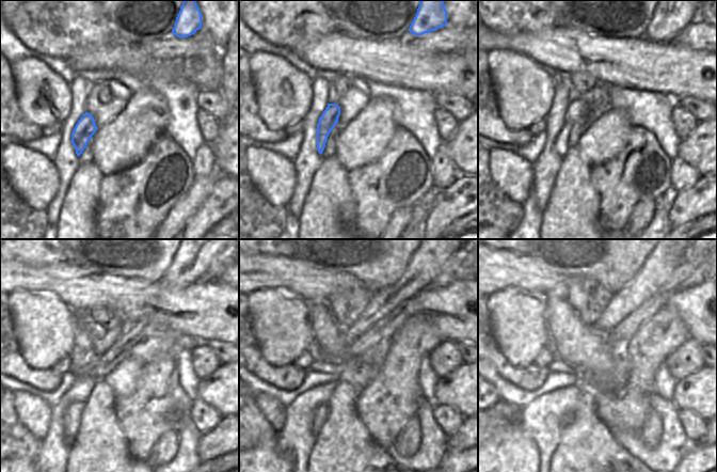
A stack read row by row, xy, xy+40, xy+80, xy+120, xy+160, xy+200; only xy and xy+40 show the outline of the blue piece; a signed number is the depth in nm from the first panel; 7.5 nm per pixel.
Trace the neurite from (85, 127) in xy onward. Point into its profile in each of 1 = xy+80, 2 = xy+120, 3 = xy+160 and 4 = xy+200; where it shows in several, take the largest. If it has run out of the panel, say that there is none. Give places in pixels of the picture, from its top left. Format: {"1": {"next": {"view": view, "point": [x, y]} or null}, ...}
{"1": {"next": {"view": "xy+80", "point": [575, 110]}}, "2": {"next": {"view": "xy+120", "point": [106, 339]}}, "3": {"next": {"view": "xy+160", "point": [427, 261]}}, "4": {"next": {"view": "xy+200", "point": [658, 266]}}}

